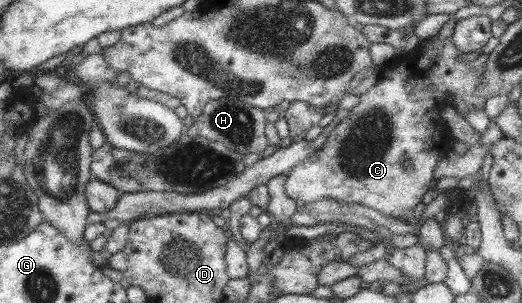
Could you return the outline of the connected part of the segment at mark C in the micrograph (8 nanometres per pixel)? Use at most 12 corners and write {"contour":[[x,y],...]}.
{"contour":[[449,36],[380,66],[284,175],[296,204],[412,210],[483,109]]}

